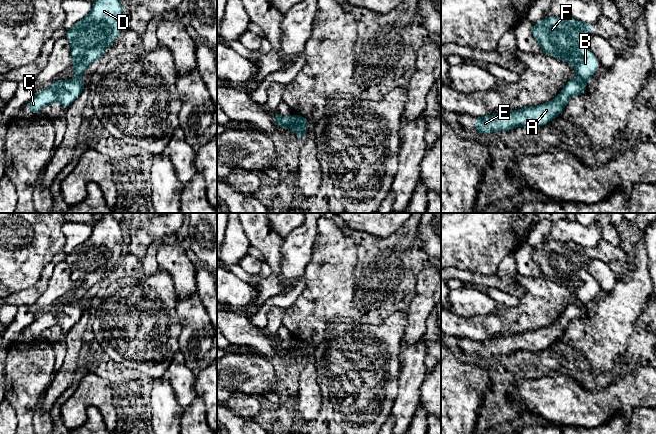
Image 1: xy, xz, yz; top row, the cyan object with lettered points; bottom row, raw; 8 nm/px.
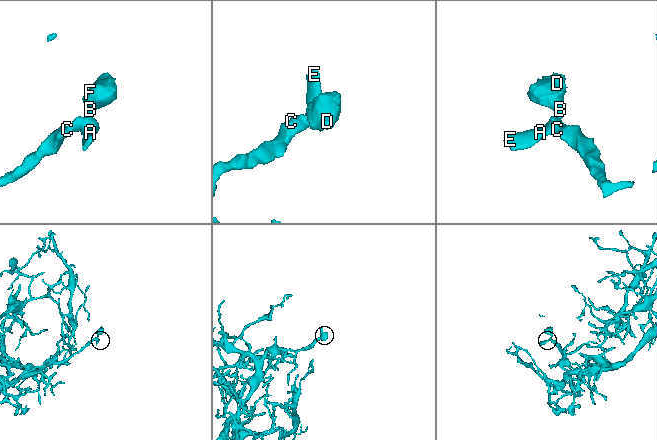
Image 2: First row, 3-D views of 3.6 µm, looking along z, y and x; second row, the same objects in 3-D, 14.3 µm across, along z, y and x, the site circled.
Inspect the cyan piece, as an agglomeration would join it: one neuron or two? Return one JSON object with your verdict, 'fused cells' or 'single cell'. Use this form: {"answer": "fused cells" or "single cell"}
{"answer": "fused cells"}

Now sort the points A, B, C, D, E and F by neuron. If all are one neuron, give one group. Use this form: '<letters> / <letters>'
A C E / B D F

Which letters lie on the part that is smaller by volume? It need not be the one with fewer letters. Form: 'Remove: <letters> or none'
Remove: B, D, F

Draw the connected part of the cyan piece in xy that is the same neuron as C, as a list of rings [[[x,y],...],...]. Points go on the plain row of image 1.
[[[80,303],[58,304],[37,317],[26,329],[28,334],[35,339],[46,329],[58,325],[66,333],[83,315],[85,306]]]

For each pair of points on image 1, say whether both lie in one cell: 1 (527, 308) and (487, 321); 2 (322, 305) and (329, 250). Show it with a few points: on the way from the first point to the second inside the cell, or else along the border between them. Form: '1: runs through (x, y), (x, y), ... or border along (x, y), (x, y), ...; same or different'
1: runs through (517, 318), (509, 321), (497, 321); same
2: runs through (329, 291), (330, 264); same

